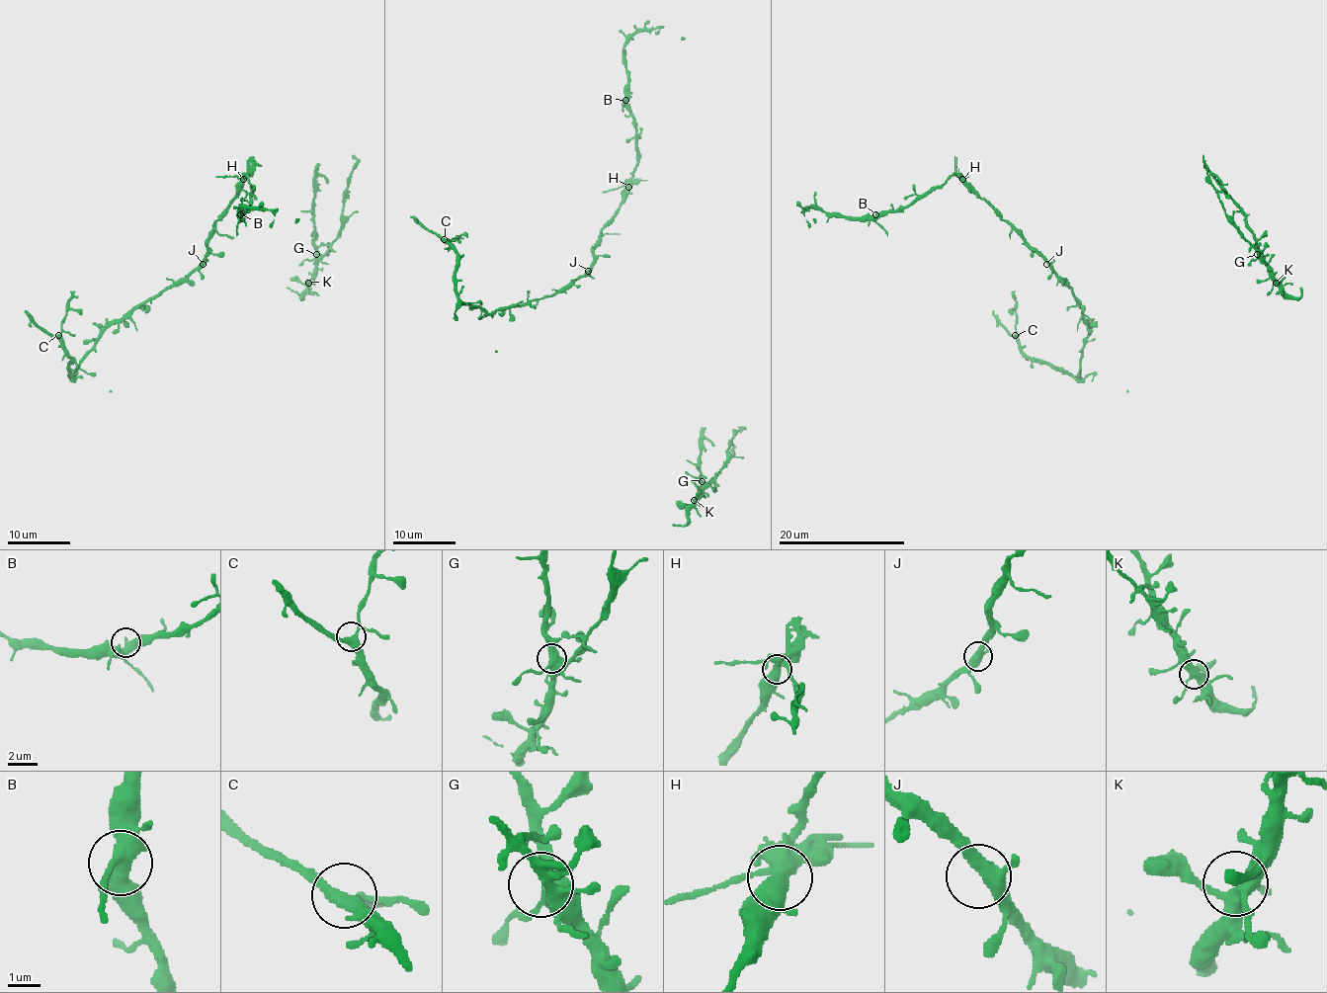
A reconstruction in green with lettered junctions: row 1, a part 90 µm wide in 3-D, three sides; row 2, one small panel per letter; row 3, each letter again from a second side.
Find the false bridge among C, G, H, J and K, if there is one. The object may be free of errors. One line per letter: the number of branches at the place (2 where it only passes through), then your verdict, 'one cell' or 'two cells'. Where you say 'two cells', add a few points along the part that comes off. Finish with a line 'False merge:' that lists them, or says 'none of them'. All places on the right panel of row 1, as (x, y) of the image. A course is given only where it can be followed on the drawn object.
C: 4 branches meet; one cell
G: 3 branches meet; one cell
H: 3 branches meet; two cells
J: 3 branches meet; one cell
K: 5 branches meet; one cell
False merge: H

